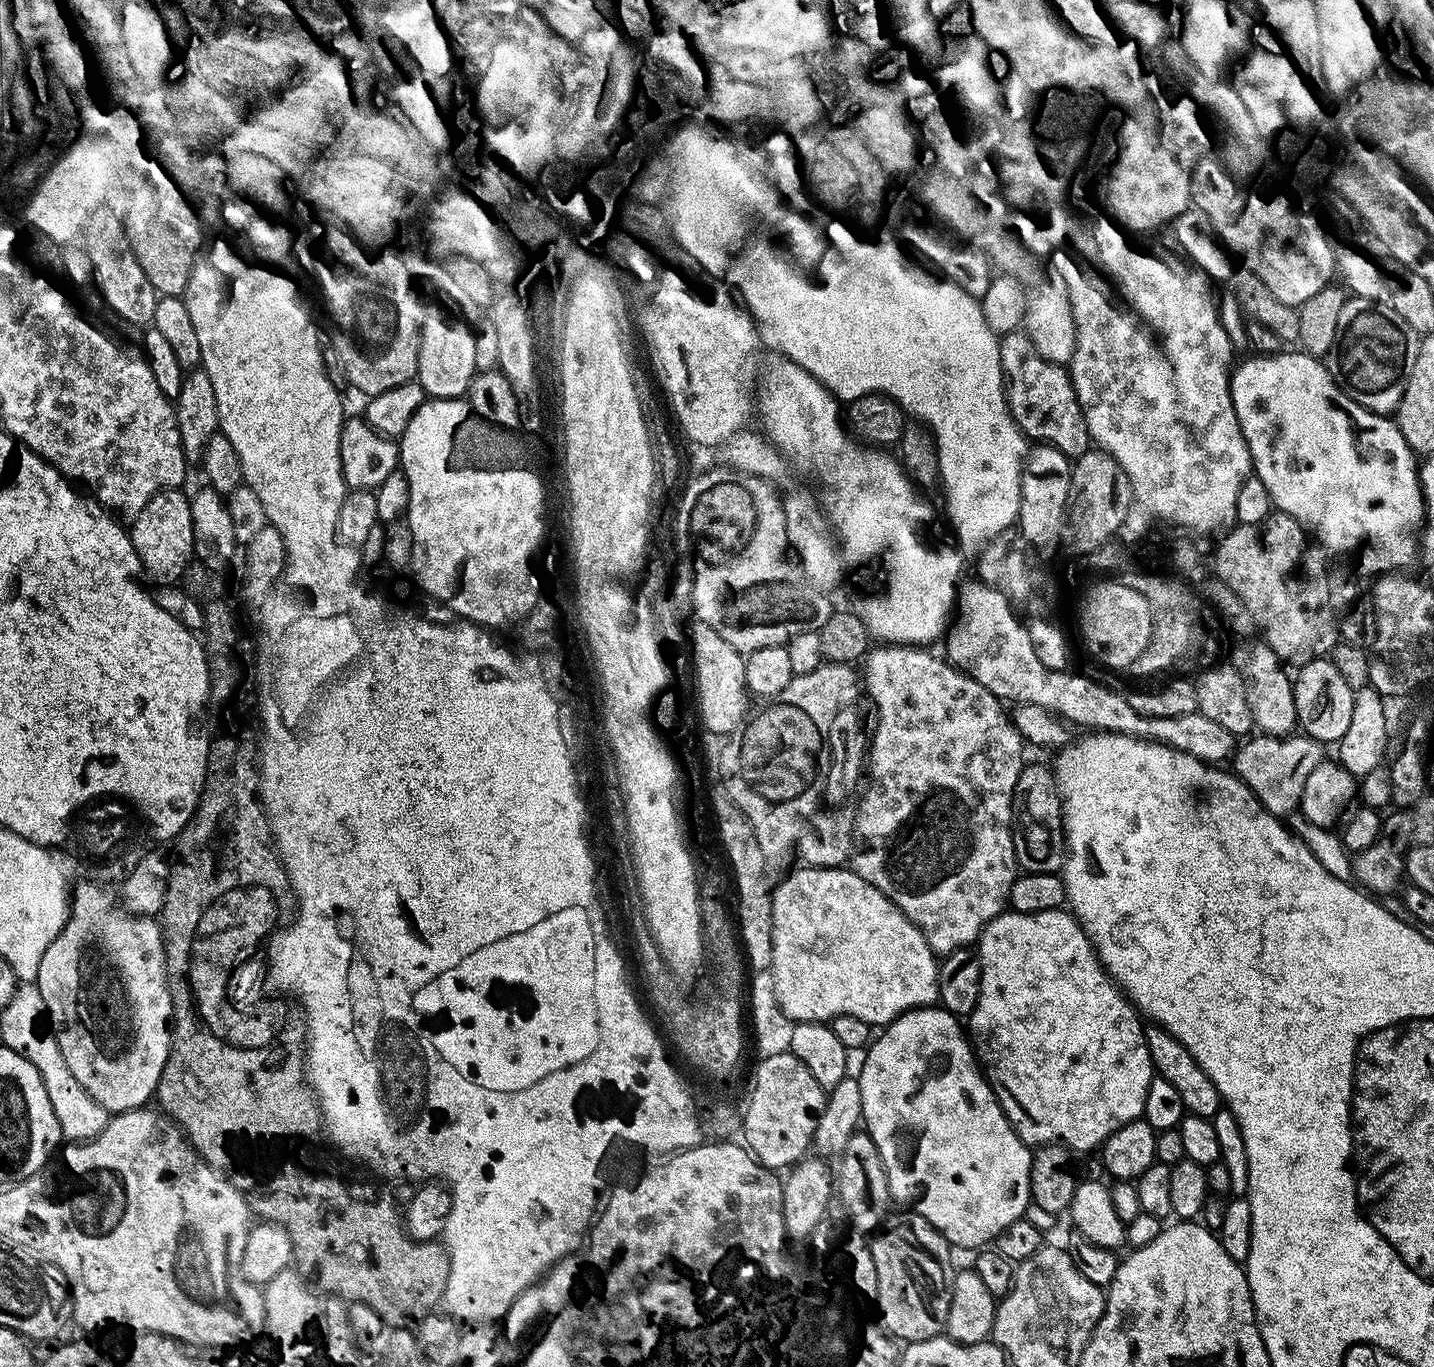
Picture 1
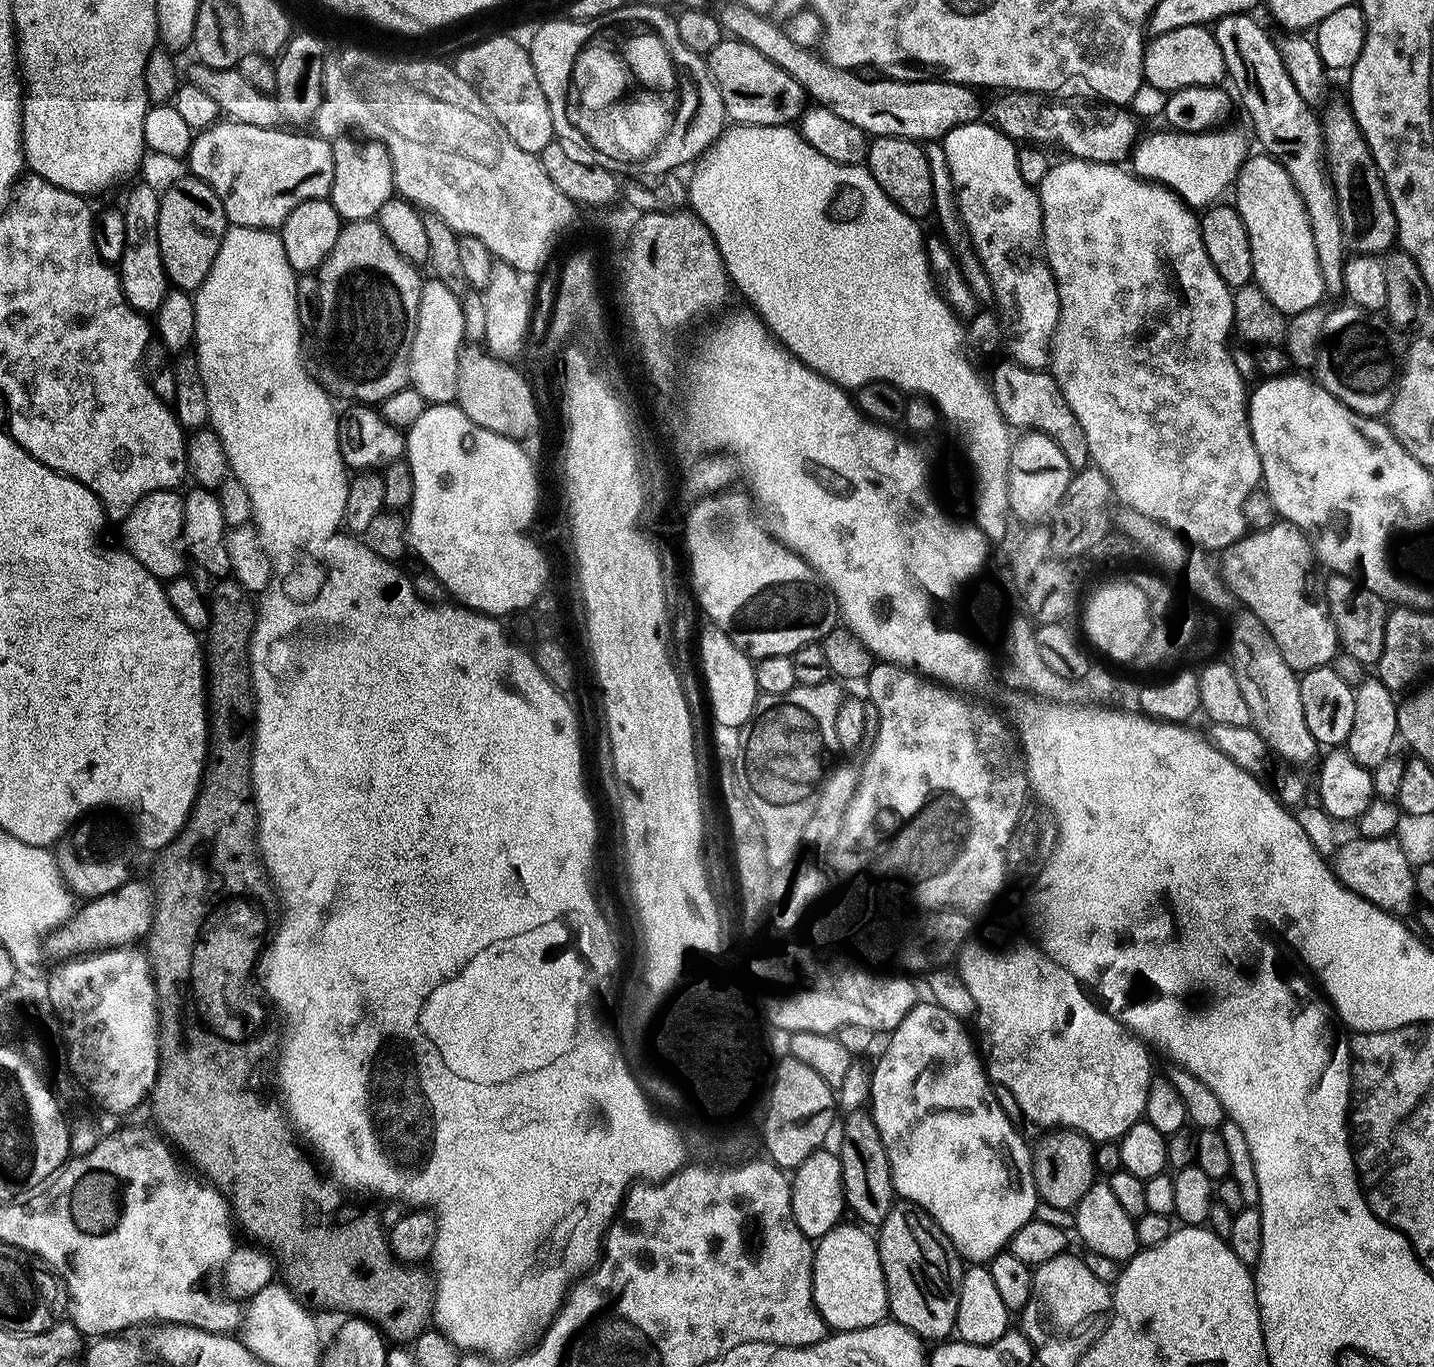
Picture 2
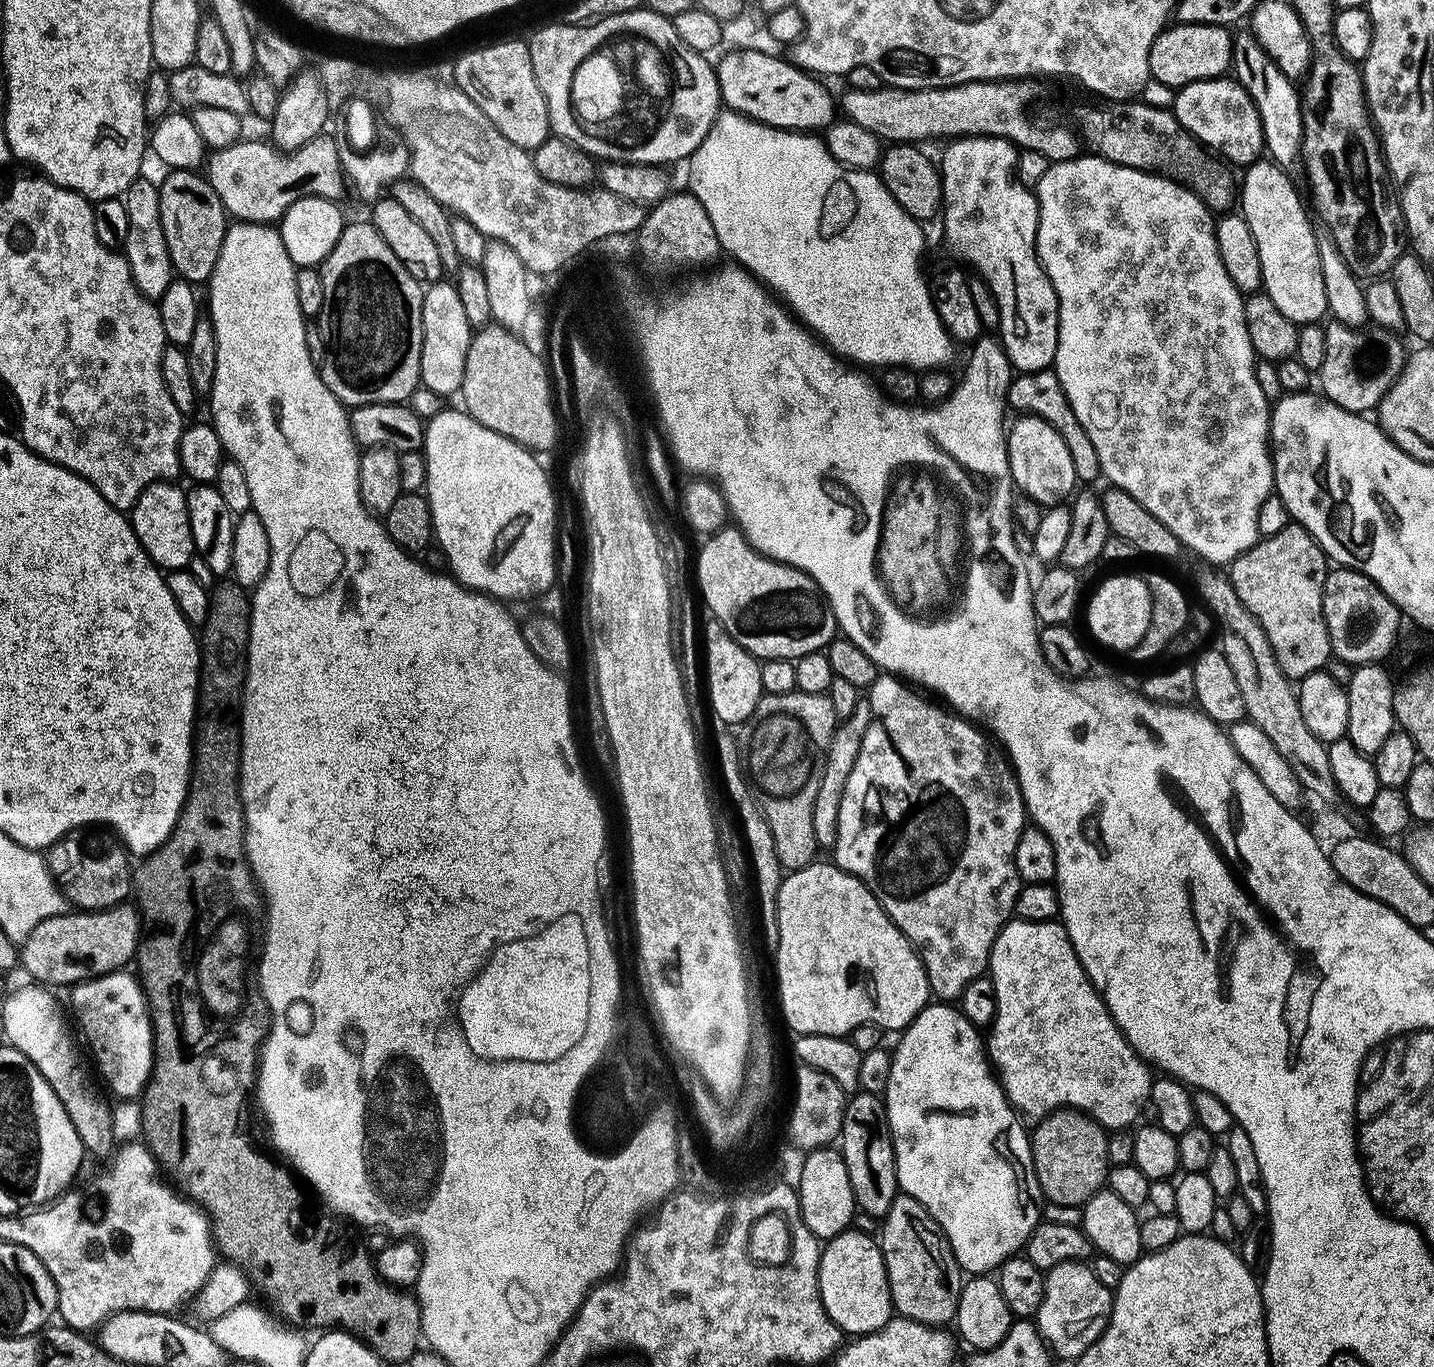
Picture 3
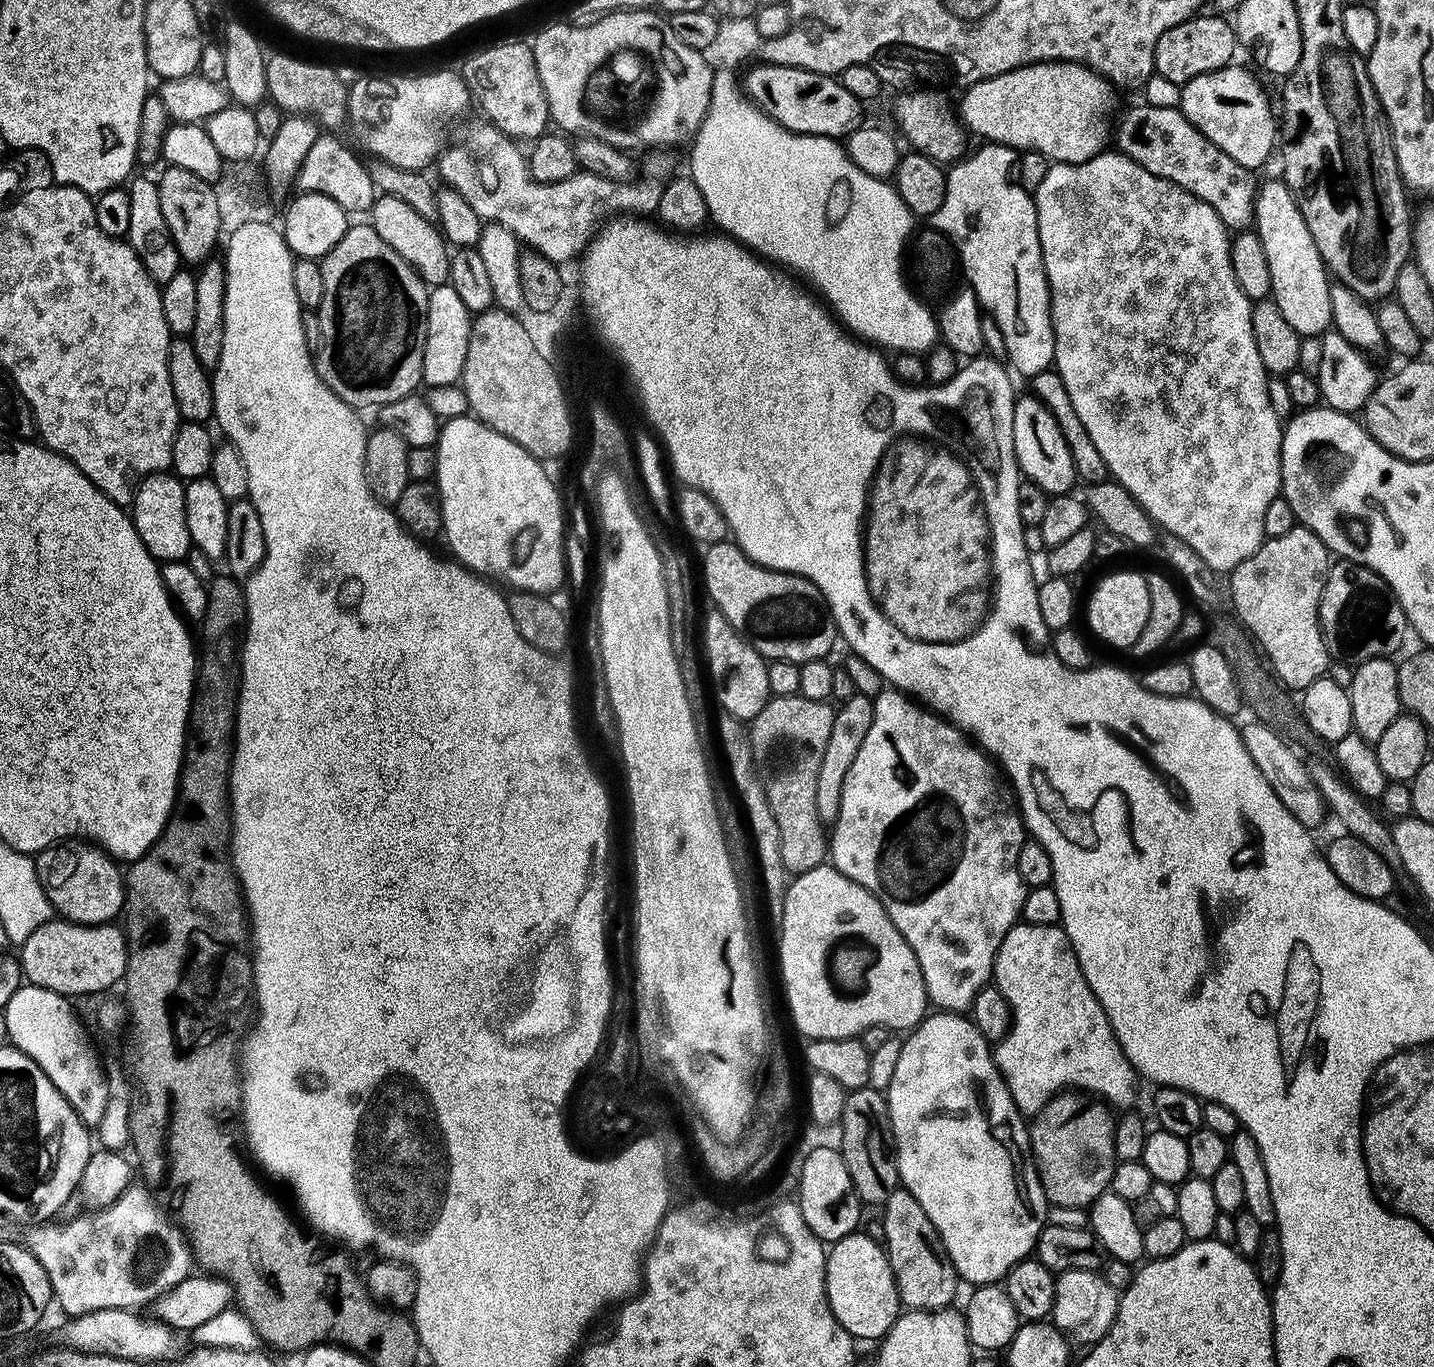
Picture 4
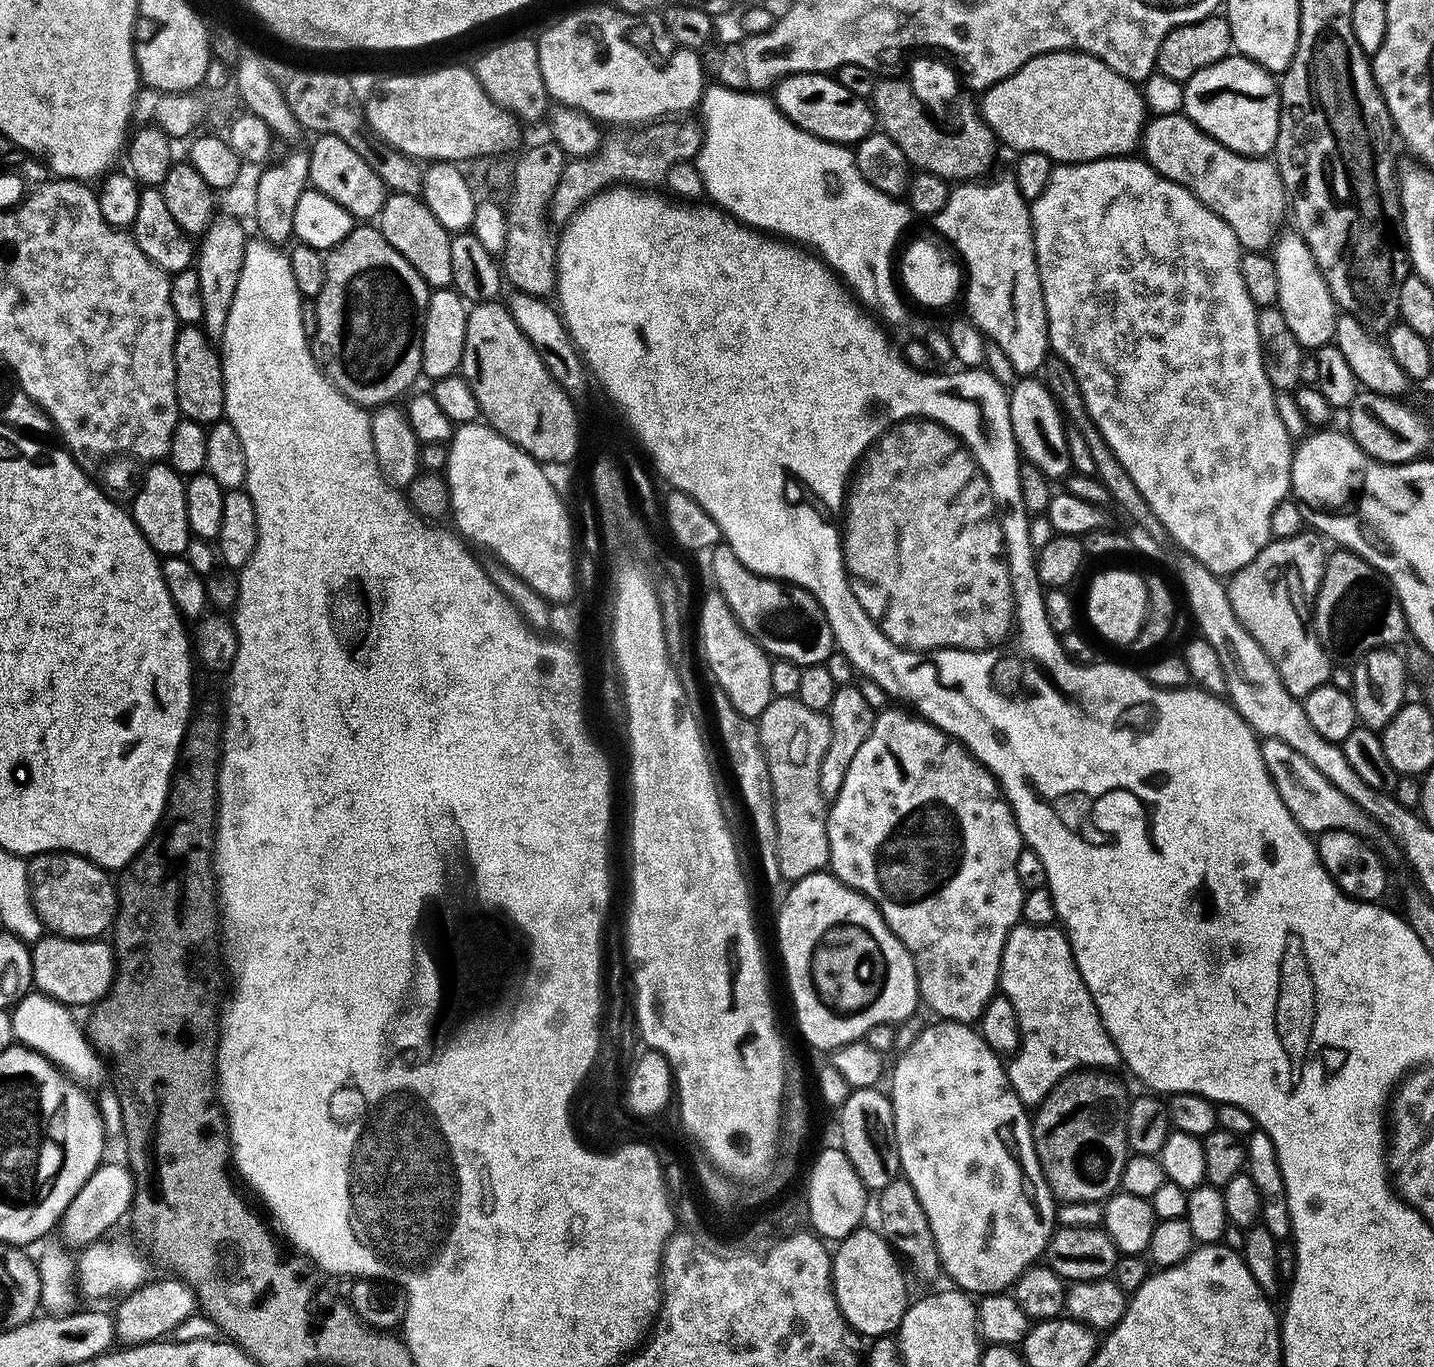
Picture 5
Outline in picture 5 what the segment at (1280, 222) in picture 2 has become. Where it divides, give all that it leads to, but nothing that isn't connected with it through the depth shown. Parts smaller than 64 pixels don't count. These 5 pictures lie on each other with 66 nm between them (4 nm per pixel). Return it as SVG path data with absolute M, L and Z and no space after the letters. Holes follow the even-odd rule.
M1295 230L1281 231L1274 241L1270 255L1278 270L1278 307L1300 347L1315 350L1324 344L1333 343L1338 309L1332 301L1324 275L1320 273L1310 254L1308 243Z

